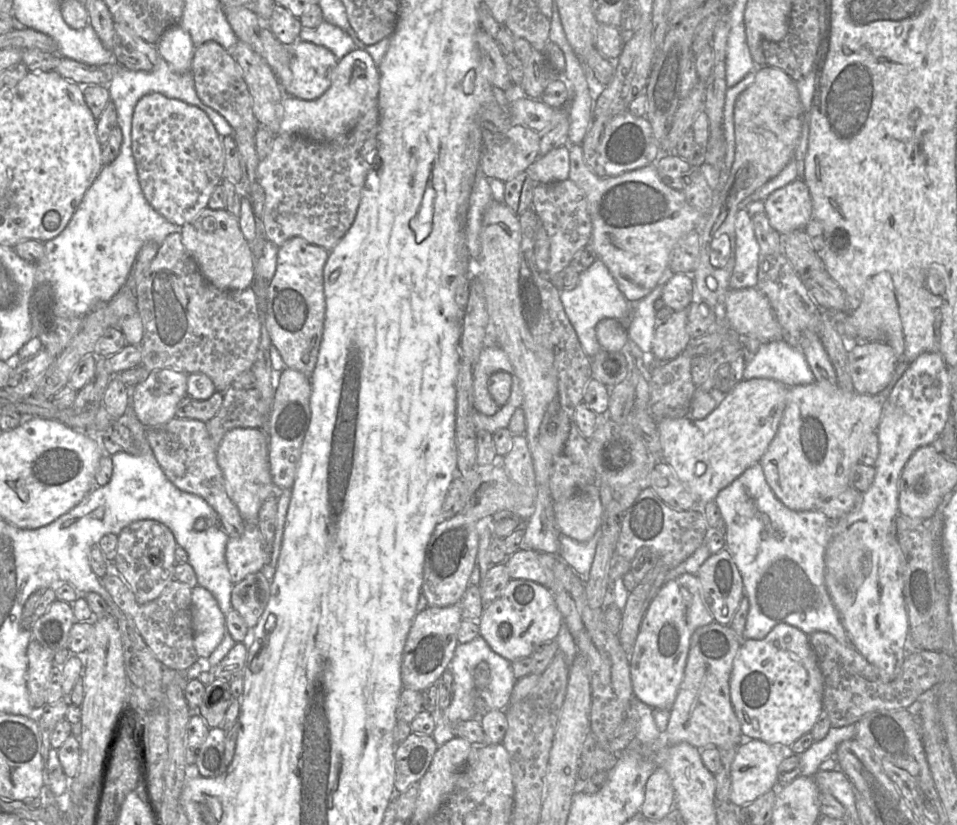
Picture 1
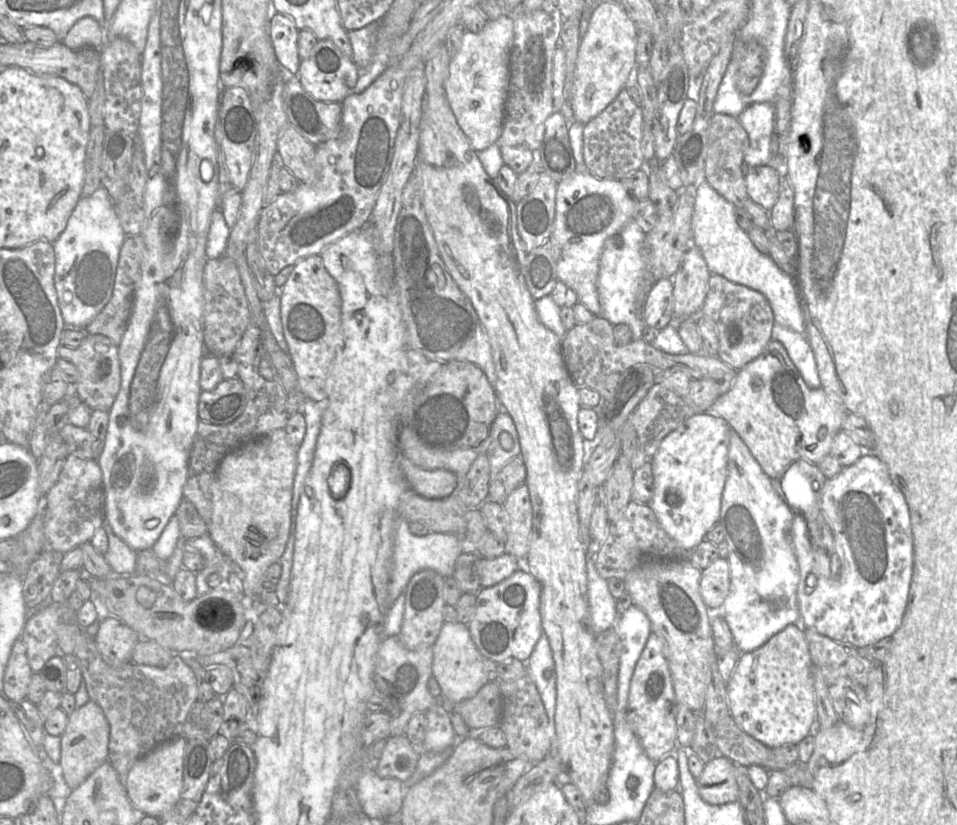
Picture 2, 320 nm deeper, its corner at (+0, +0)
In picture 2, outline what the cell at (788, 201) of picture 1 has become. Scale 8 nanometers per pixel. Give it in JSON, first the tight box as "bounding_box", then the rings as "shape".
{"bounding_box":[745,165,779,212],"shape":[[[767,165],[746,167],[745,181],[748,196],[769,212],[779,196],[779,173]]]}

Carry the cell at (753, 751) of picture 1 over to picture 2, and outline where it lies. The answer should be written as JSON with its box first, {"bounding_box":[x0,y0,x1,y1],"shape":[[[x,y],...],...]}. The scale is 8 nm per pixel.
{"bounding_box":[696,755,739,805],"shape":[[[723,755],[704,764],[704,770],[696,779],[700,797],[710,805],[722,805],[739,801],[737,765]]]}

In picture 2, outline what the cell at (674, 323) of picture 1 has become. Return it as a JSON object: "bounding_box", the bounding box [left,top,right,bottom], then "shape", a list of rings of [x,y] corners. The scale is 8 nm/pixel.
{"bounding_box":[673,246,711,320],"shape":[[[696,246],[684,254],[673,275],[673,317],[683,320],[693,317],[701,310],[708,291],[711,273],[701,251]]]}

